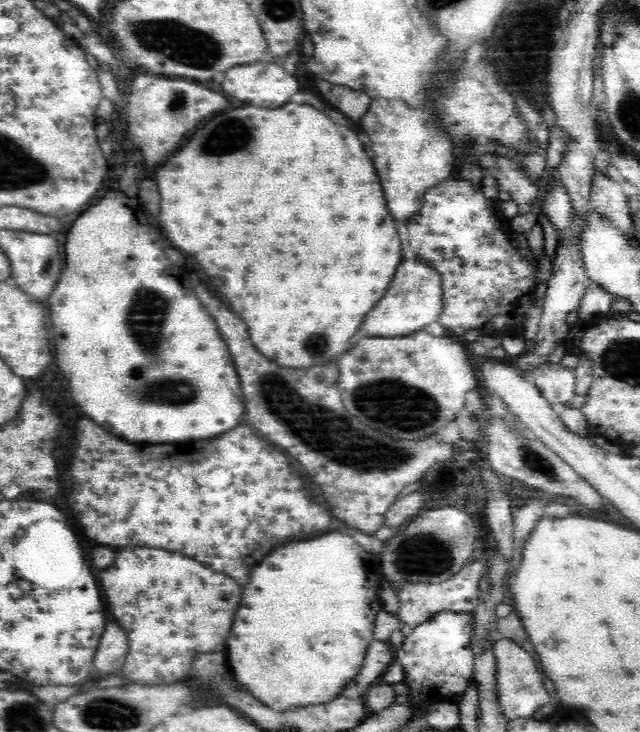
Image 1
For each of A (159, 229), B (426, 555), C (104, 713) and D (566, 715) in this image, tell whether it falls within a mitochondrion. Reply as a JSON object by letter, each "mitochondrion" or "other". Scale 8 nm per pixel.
{"A":"other","B":"mitochondrion","C":"mitochondrion","D":"other"}

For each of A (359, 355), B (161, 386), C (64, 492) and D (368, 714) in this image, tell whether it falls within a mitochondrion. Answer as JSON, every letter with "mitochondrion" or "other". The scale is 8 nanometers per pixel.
{"A":"other","B":"mitochondrion","C":"other","D":"other"}

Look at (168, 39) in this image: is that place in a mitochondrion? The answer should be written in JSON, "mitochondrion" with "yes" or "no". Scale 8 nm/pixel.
{"mitochondrion":"yes"}

